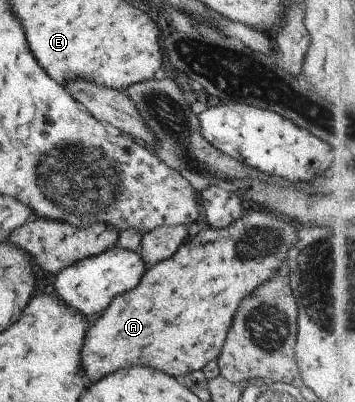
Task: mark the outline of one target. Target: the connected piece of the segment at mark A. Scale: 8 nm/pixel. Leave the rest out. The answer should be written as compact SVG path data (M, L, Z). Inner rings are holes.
M243 211L241 217L232 221L228 226L219 229L206 226L195 235L188 236L171 257L155 263L150 268L147 267L147 271L143 272L143 277L141 277L141 281L139 281L139 285L135 289L111 299L107 307L99 315L91 319L91 325L88 327L89 331L85 333L85 341L83 341L83 349L81 349L81 365L83 365L85 377L89 381L97 381L105 373L111 373L111 371L121 369L121 367L133 367L133 365L149 365L149 367L161 369L163 373L167 373L171 377L179 377L179 375L185 375L189 371L200 370L205 363L215 360L220 354L226 333L231 325L231 317L234 316L233 313L235 313L239 302L244 297L250 296L255 292L263 282L275 277L279 265L285 261L285 255L287 255L290 247L293 247L298 238L296 229L291 221L283 221L283 219L271 217L271 213L265 213L265 211Z

